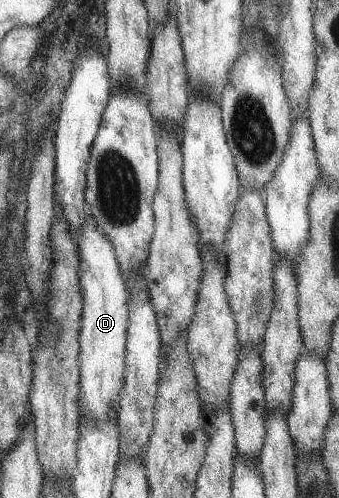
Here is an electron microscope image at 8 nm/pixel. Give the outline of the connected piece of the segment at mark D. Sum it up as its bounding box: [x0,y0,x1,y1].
[77,215,127,420]

